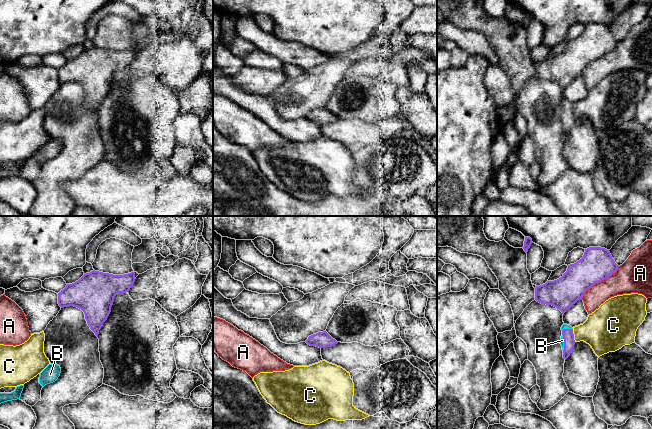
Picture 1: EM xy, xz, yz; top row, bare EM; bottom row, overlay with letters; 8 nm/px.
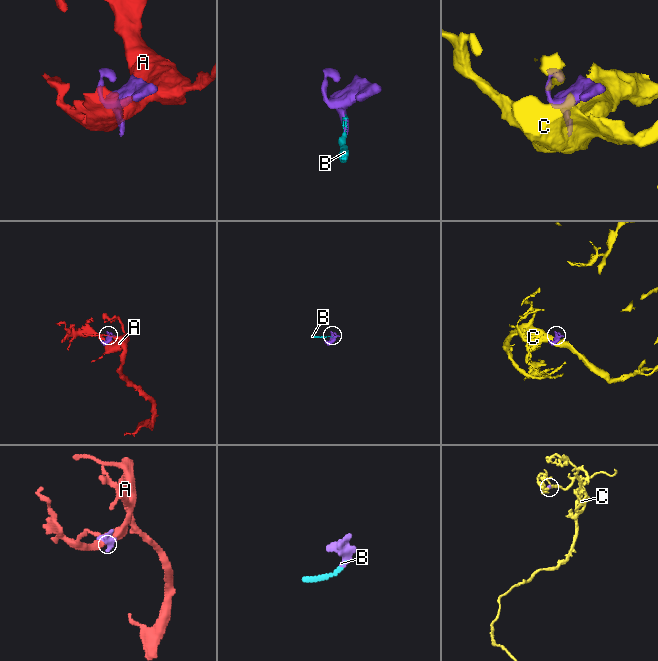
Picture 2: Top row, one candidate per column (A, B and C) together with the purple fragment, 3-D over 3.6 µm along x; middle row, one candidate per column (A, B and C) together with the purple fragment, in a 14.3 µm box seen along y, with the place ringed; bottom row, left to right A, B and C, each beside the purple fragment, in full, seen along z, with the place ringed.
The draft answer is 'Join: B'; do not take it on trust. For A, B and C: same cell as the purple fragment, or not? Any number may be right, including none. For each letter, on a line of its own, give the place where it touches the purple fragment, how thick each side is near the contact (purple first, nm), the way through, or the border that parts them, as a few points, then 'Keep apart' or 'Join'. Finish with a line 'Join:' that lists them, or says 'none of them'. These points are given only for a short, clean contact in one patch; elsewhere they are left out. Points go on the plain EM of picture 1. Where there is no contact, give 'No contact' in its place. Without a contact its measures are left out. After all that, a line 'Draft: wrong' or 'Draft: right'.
A: Touches purple at yz (599, 57). Thickness 260 nm (purple) against 240 nm. Keep apart
B: Touches purple at yz (564, 118). Thickness 90 nm (purple) against 30 nm. Path across: yz (568, 112), (564, 118), (562, 116). Join
C: Touches purple at yz (573, 111). Thickness 90 nm (purple) against 320 nm. Boundary: yz (572, 105), (575, 117). Keep apart
Join: B
Draft: right

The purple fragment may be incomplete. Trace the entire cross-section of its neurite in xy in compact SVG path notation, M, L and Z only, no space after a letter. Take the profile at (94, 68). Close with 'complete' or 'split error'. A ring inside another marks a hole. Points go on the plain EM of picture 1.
M93 46L75 59L67 60L58 69L58 80L61 84L74 82L81 85L88 102L98 113L111 88L114 73L128 68L135 55L135 48L113 51Z; complete

